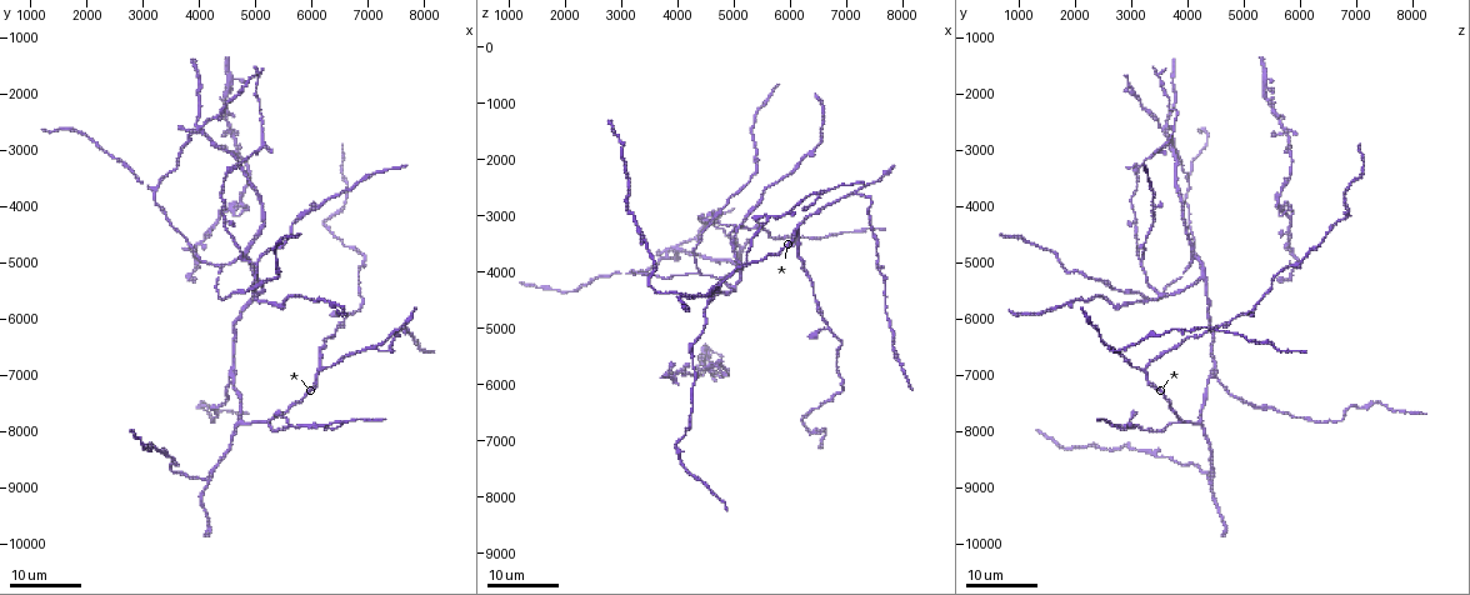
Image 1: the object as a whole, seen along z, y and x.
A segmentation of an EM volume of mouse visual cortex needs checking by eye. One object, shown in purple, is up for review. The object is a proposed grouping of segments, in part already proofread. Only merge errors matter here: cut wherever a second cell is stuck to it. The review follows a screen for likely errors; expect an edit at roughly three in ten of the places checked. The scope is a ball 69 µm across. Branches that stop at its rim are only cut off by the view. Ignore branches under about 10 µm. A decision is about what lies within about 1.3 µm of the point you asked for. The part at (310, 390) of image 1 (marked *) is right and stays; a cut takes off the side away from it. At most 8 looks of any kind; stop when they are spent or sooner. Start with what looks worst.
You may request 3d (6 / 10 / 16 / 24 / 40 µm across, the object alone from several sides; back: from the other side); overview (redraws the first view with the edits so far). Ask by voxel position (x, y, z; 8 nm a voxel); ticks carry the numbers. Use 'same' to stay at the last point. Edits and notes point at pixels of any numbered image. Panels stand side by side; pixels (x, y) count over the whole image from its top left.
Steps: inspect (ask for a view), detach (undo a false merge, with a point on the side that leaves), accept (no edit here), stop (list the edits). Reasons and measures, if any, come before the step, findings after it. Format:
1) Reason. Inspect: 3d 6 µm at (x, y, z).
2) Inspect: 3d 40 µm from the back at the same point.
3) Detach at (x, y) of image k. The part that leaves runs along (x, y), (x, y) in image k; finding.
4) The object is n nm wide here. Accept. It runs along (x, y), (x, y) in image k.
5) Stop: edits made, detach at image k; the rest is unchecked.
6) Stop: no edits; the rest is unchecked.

Four arms meet. Inspect: 3d 16 µm at (3950, 2600, 3550).

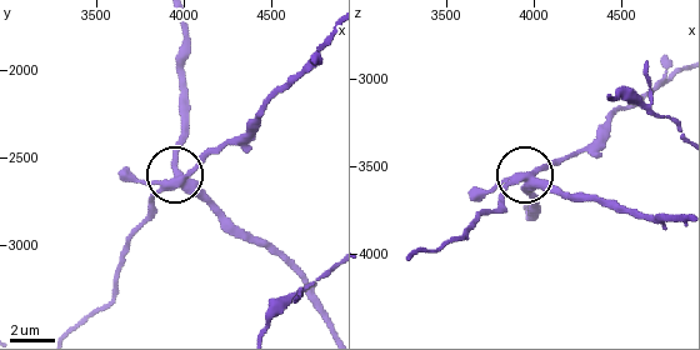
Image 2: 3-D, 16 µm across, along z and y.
Inspect: 3d 6 µm at (4000, 2600, 3520).

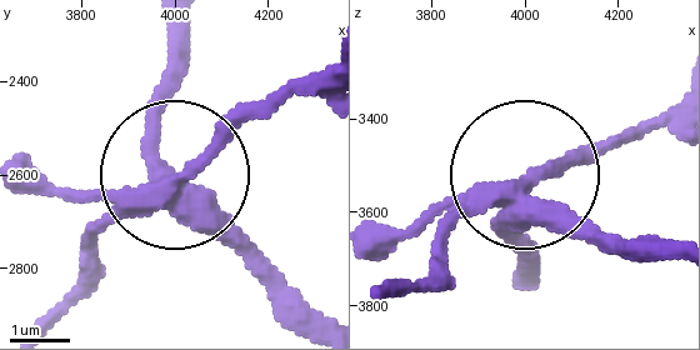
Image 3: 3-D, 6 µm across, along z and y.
Inspect: 3d 6 µm from the back at (3985, 2620, 3540).

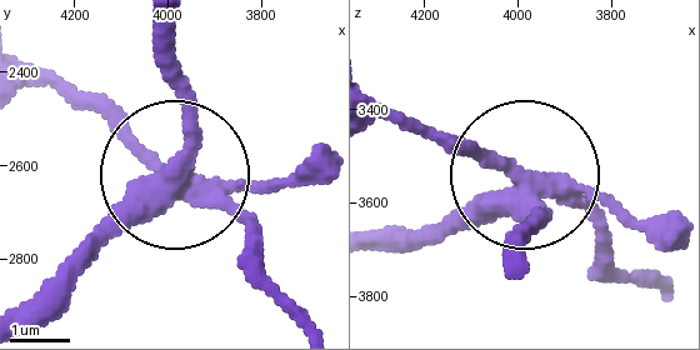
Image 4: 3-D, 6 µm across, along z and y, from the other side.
4 arms meet here. Accept. One cell here.

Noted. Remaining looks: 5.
Inspect: 3d 16 µm at (5000, 4950, 3150).

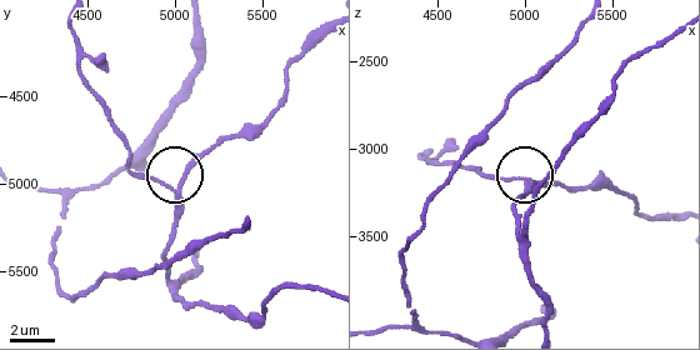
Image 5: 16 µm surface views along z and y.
Inspect: 3d 10 µm at the same point.

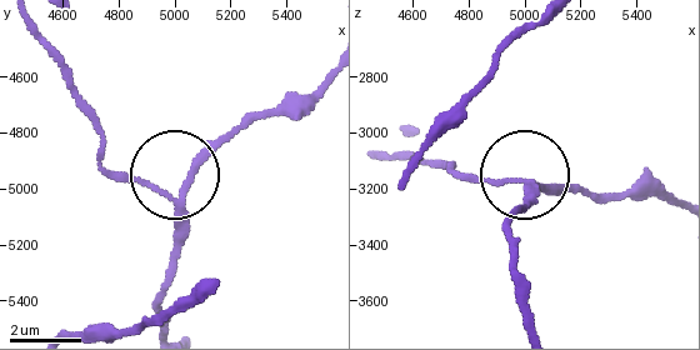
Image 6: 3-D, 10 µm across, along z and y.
3 arms meet here. Accept. Continuous, no second cell.

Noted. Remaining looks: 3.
Three arms meet. Inspect: 3d 24 µm at (5000, 5250, 4250).

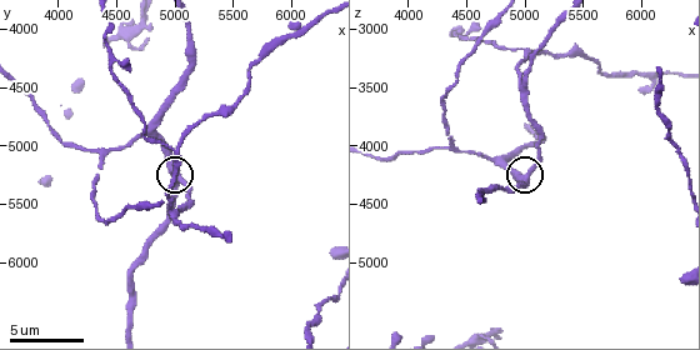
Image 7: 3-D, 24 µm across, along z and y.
Inspect: 3d 10 µm at (5020, 5240, 4220).

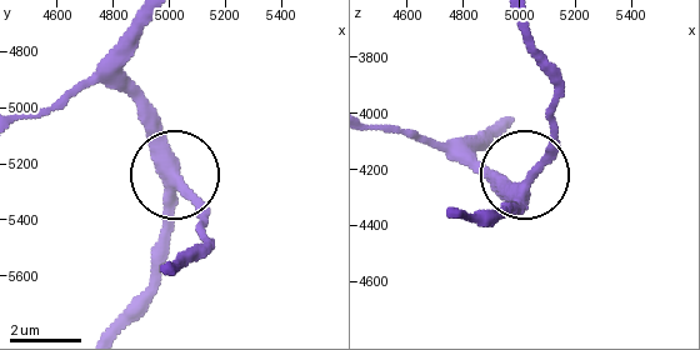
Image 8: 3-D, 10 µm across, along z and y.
The object is 320 nm wide here. Accept. It runs along (109, 321), (150, 276), (174, 188), (165, 134), (139, 101) in image 8; continuous, no second cell.

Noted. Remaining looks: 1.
Stop: no edits; the rest is unchecked.

